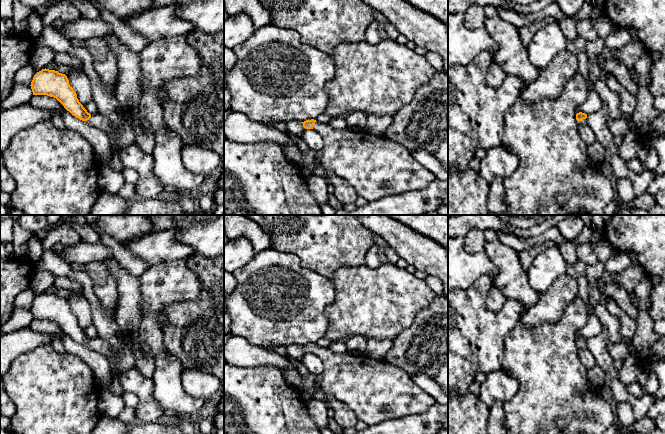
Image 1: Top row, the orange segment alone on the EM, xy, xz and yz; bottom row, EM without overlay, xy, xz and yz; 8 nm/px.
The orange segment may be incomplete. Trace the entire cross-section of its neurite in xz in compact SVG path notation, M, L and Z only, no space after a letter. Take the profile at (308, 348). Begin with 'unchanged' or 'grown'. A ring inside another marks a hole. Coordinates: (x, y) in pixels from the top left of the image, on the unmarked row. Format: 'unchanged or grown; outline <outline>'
grown; outline M314 343L302 348L305 353L316 354L323 362L319 390L346 404L358 420L368 426L424 413L436 403L432 396L416 385L411 375L383 359L349 351L334 353L329 348L319 347Z

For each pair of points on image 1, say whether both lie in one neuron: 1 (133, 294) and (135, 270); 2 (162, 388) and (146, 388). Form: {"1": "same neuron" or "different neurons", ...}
{"1": "different neurons", "2": "different neurons"}

